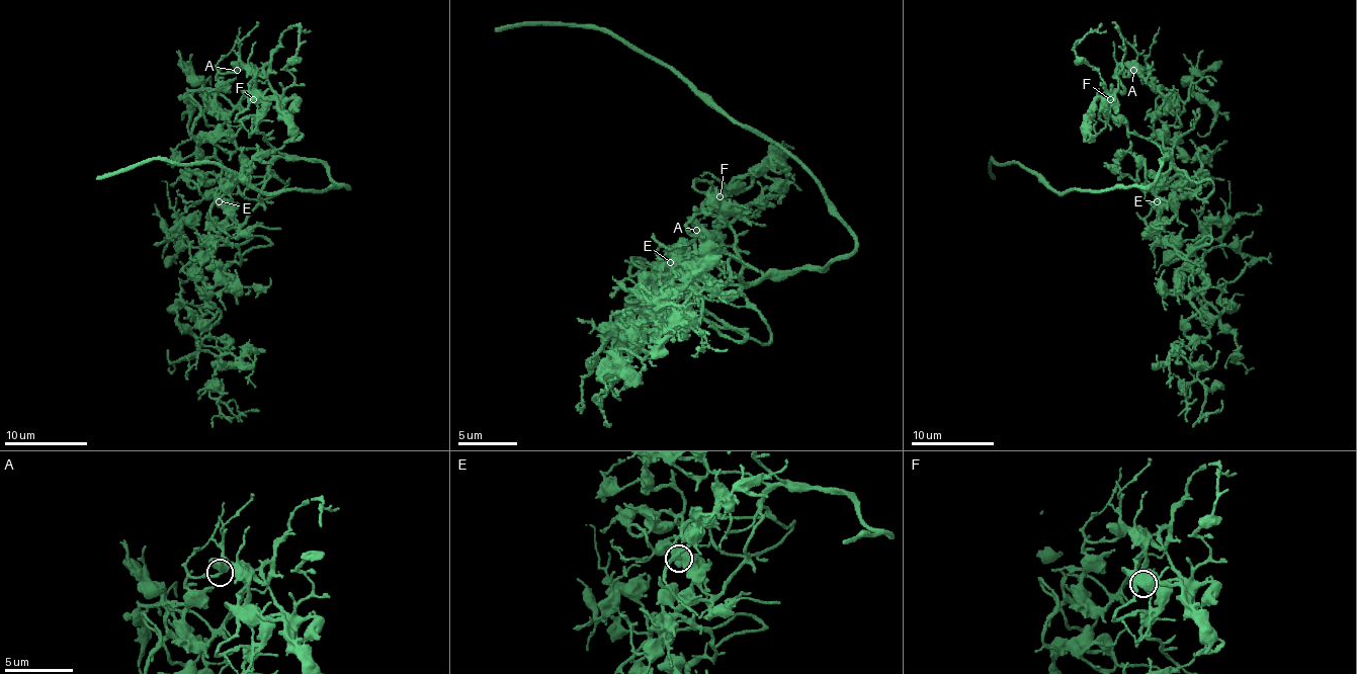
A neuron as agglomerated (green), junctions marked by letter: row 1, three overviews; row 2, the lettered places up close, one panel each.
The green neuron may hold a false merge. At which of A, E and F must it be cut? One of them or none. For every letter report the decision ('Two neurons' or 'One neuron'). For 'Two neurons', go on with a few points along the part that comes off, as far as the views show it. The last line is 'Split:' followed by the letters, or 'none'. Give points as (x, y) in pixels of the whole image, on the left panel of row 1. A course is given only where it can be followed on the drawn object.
A: One neuron
E: One neuron
F: One neuron
Split: none

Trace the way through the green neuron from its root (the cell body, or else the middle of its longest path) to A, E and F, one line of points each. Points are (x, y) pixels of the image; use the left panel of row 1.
A: (264, 182), (268, 166), (283, 156), (252, 129), (258, 105), (244, 91), (252, 89), (256, 70), (237, 70)
E: (264, 182), (266, 174), (260, 182), (250, 186), (235, 182), (219, 201)
F: (264, 182), (268, 166), (283, 156), (252, 129), (258, 114), (258, 103), (254, 99)

